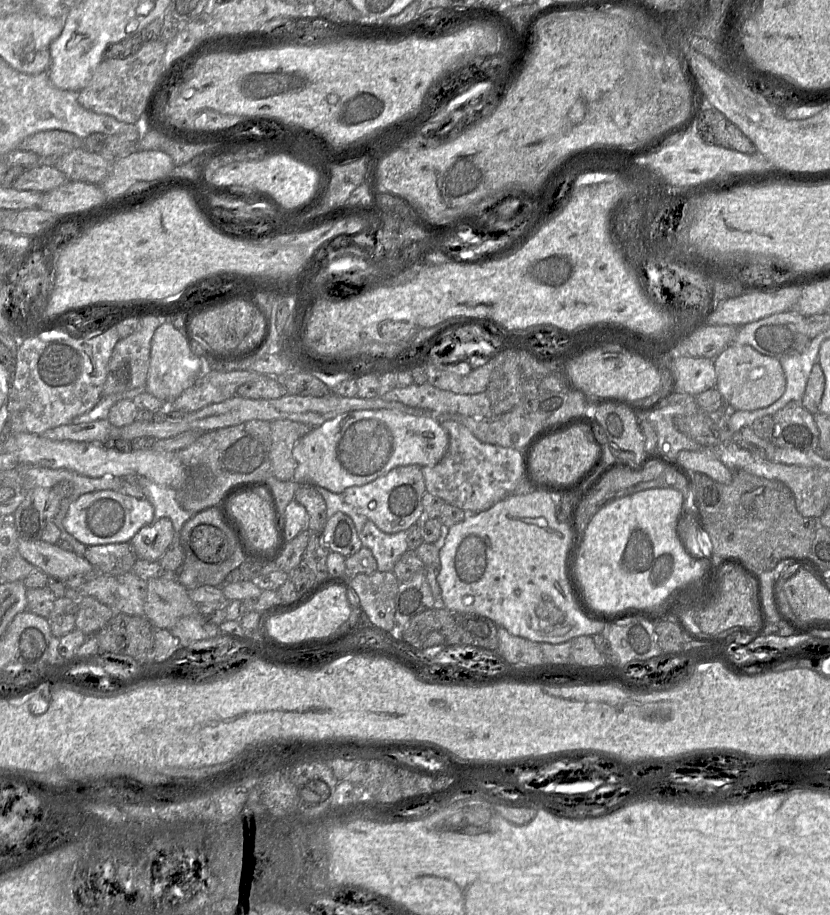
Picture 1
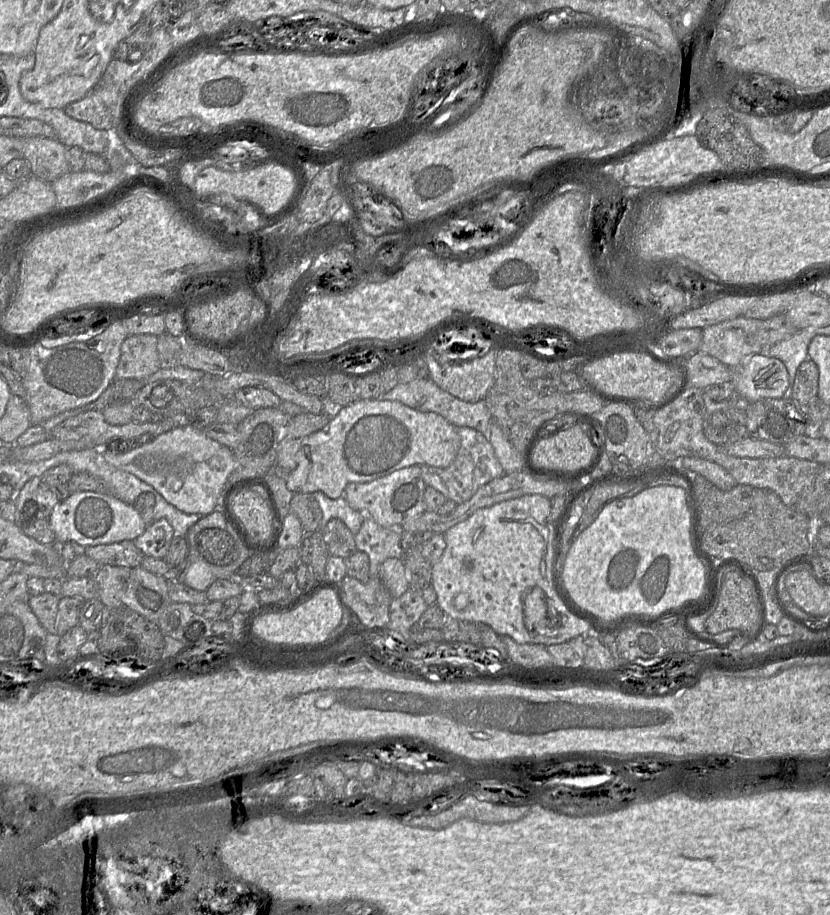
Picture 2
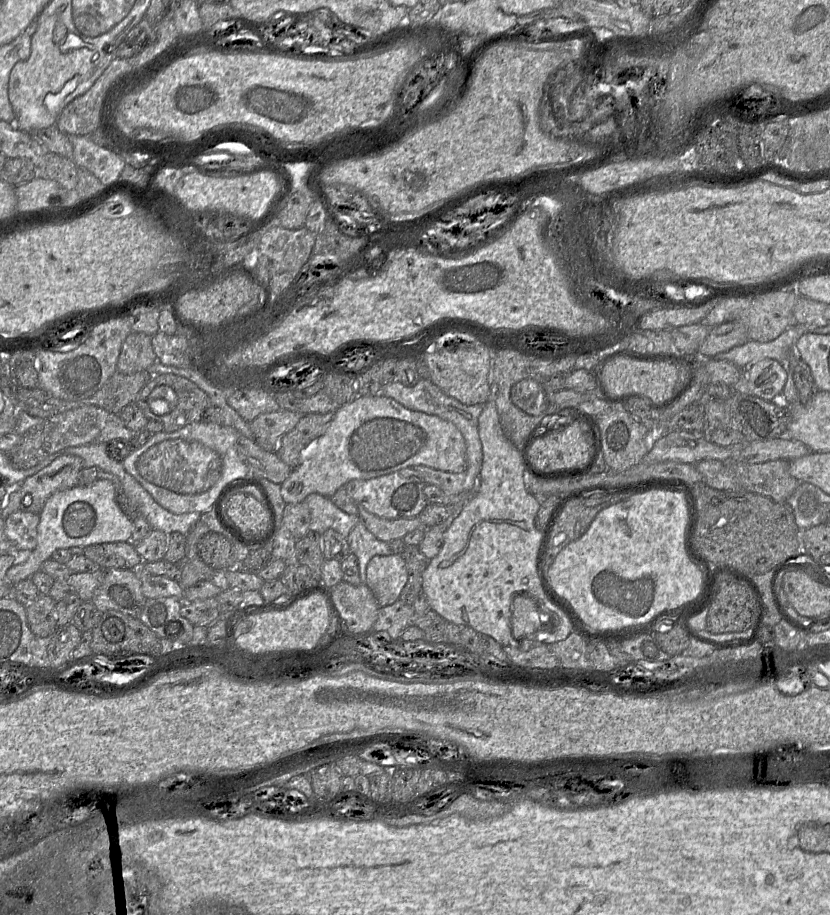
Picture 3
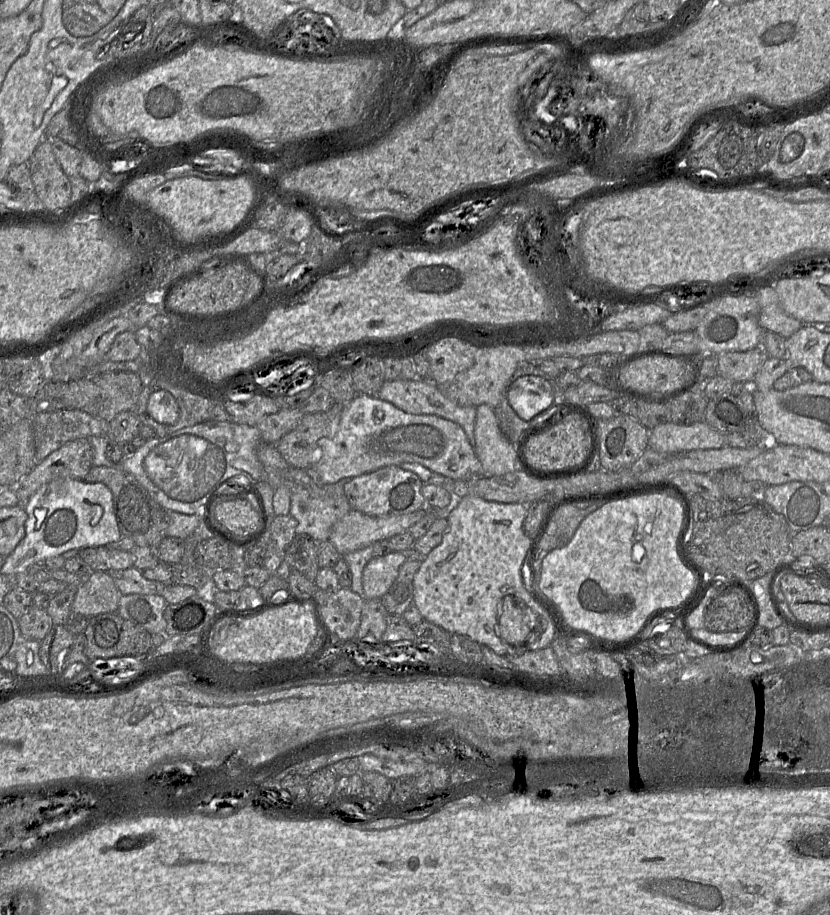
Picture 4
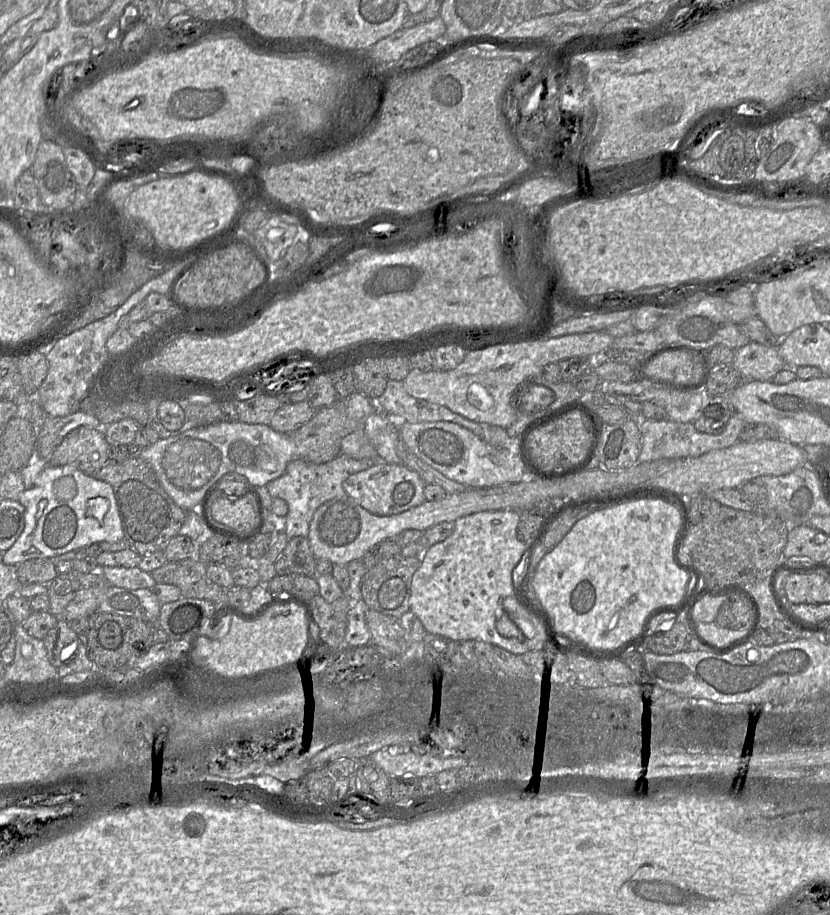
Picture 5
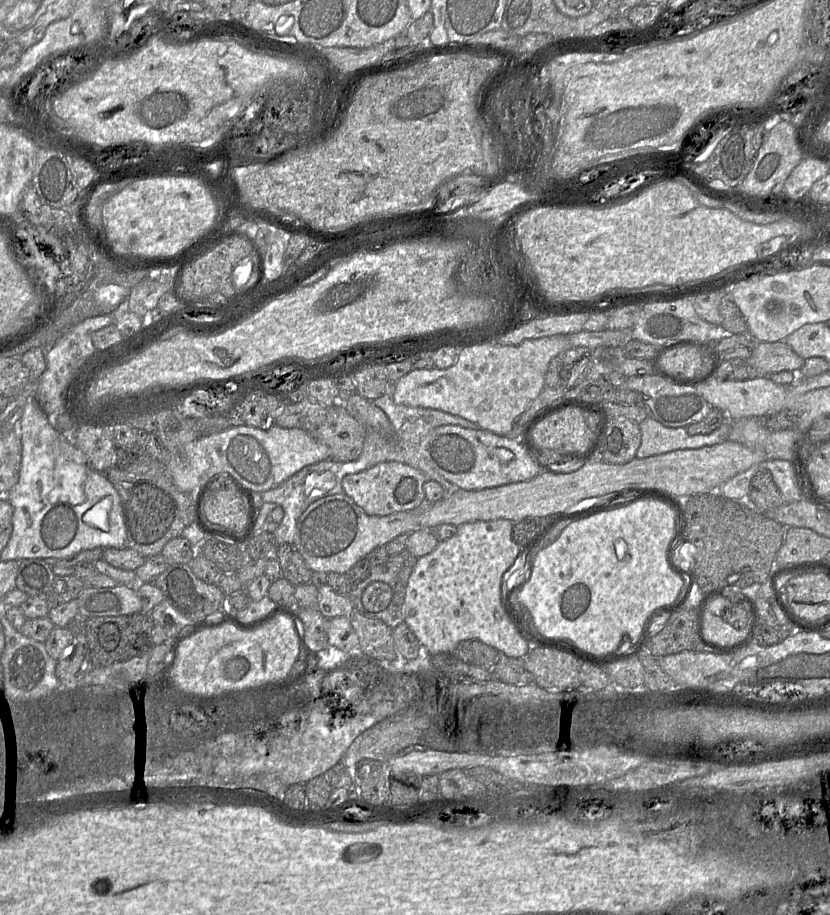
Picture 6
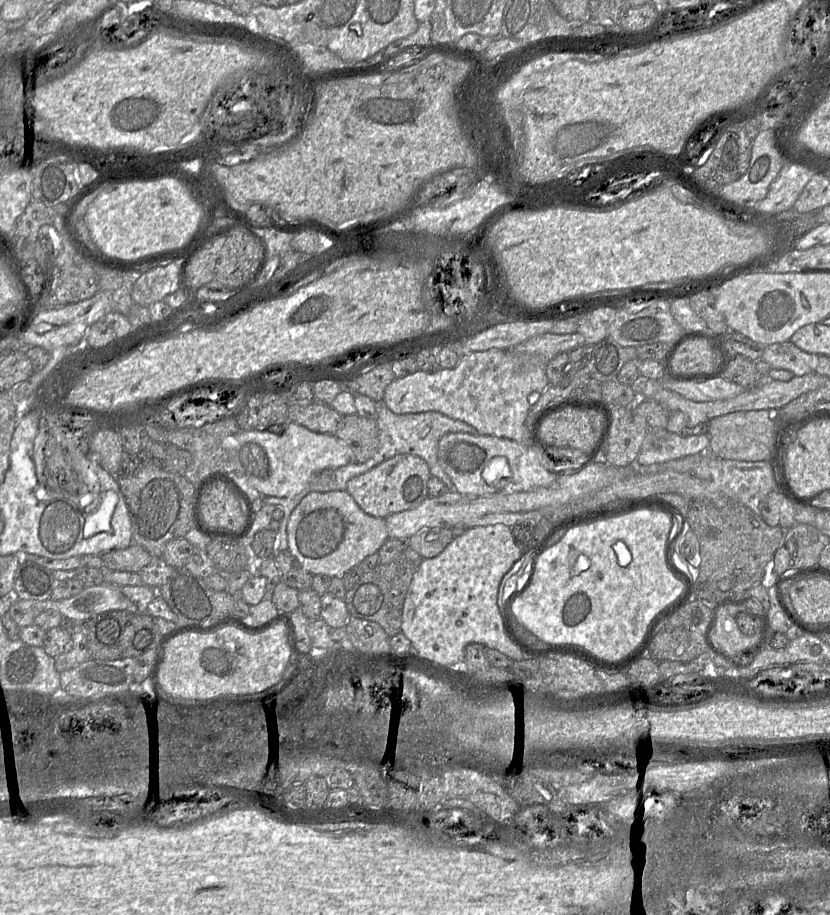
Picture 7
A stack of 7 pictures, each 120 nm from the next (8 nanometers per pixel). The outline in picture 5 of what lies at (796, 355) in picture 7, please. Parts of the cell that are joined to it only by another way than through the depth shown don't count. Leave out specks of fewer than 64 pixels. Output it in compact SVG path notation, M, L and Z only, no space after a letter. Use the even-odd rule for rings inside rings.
M749 342L735 351L731 366L742 378L761 382L772 381L774 376L785 367L777 347Z

